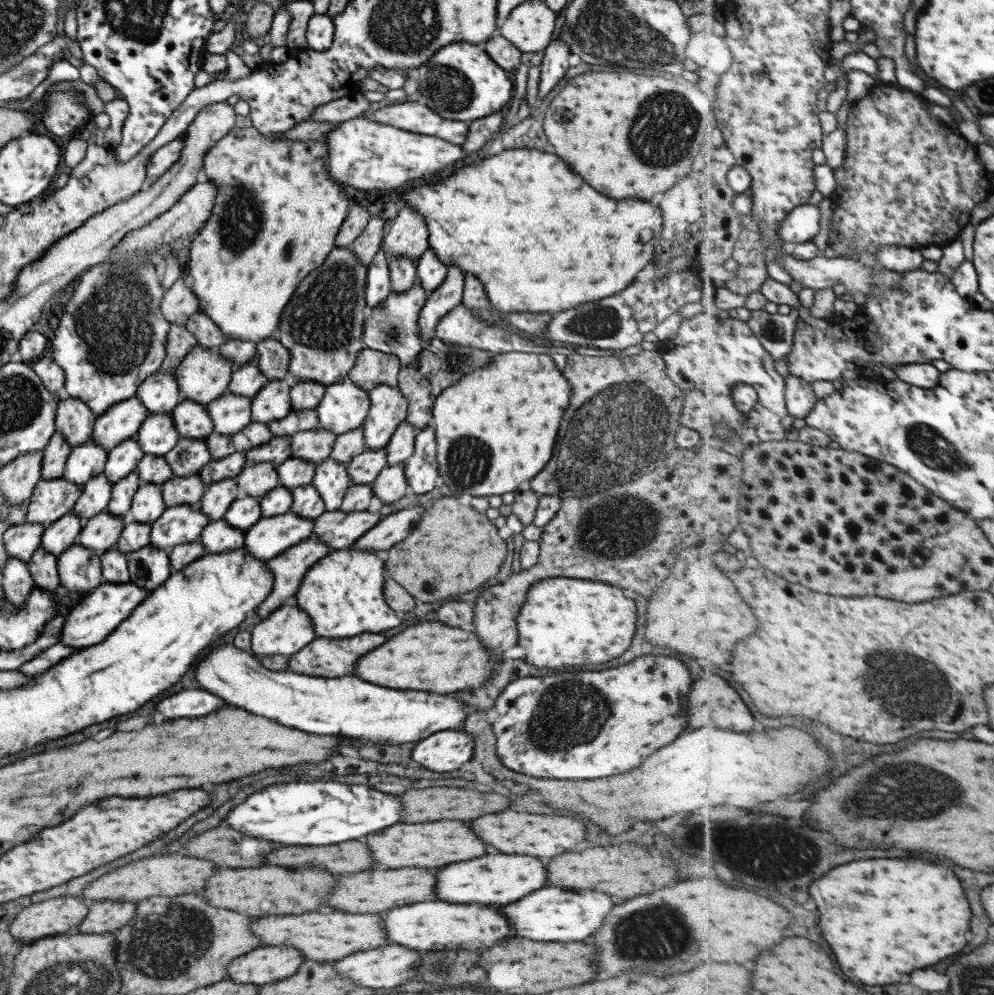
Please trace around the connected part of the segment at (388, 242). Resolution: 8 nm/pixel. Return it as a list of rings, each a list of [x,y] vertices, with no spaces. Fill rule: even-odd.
[[[404,207],[391,222],[387,234],[382,238],[380,249],[388,261],[391,258],[407,256],[416,267],[421,254],[429,248],[428,236],[427,224],[422,216]]]

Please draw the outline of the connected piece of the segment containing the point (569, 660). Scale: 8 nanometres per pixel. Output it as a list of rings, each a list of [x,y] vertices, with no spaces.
[[[544,578],[529,586],[525,593],[525,602],[515,620],[517,644],[523,648],[523,662],[529,662],[535,668],[573,668],[579,664],[603,664],[611,658],[617,658],[631,644],[635,632],[635,604],[626,598],[621,588],[604,582],[591,582],[579,578]]]

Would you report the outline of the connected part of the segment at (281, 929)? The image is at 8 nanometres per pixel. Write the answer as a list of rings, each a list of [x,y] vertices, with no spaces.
[[[305,912],[297,916],[267,916],[251,922],[251,934],[259,938],[263,946],[291,946],[301,952],[303,958],[323,962],[339,960],[355,950],[367,950],[371,946],[383,945],[385,938],[379,928],[379,918],[375,914],[317,914]]]

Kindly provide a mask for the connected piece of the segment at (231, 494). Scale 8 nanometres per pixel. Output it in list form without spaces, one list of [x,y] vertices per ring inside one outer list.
[[[225,478],[206,486],[196,506],[209,522],[215,522],[222,518],[229,504],[239,496],[235,478]]]

